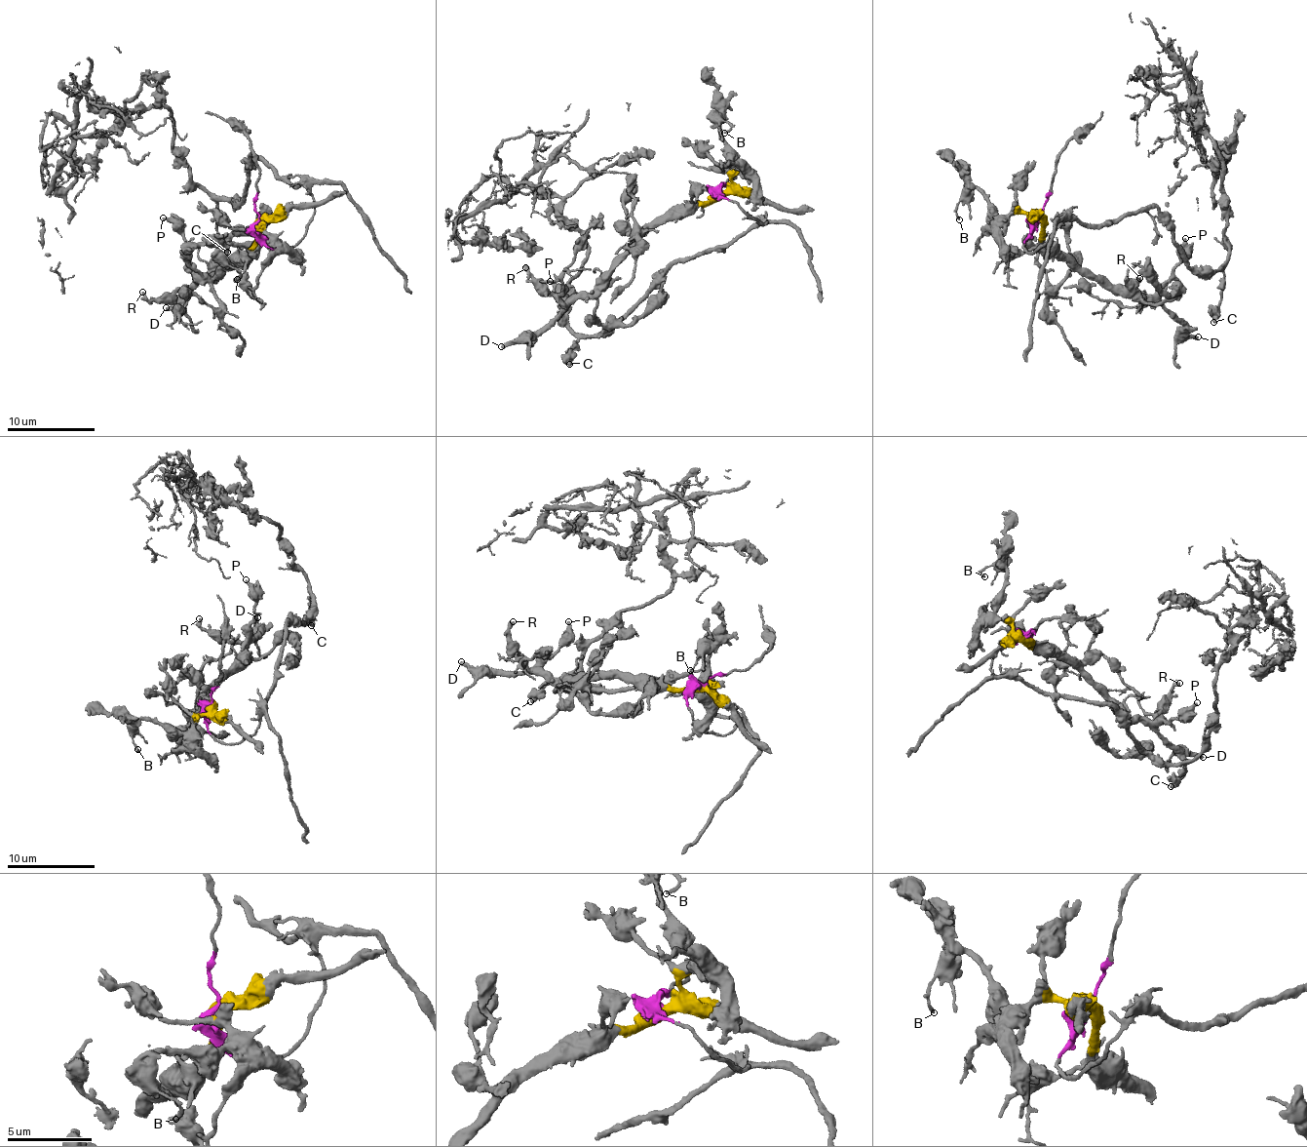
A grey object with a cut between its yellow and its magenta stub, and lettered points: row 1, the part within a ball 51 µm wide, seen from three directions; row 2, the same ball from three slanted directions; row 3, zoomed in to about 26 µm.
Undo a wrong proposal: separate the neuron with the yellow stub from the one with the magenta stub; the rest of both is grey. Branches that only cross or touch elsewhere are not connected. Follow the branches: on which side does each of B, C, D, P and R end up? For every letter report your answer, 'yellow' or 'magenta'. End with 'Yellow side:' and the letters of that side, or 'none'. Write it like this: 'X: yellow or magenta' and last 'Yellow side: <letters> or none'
B: yellow
C: magenta
D: yellow
P: yellow
R: yellow
Yellow side: B, D, P, R

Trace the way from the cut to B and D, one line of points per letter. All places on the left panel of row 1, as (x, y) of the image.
B: (258, 223), (264, 219), (259, 244), (223, 249), (227, 264), (241, 277), (236, 280)
D: (258, 223), (257, 244), (251, 255), (233, 267), (195, 281), (182, 300), (172, 307), (165, 307)

